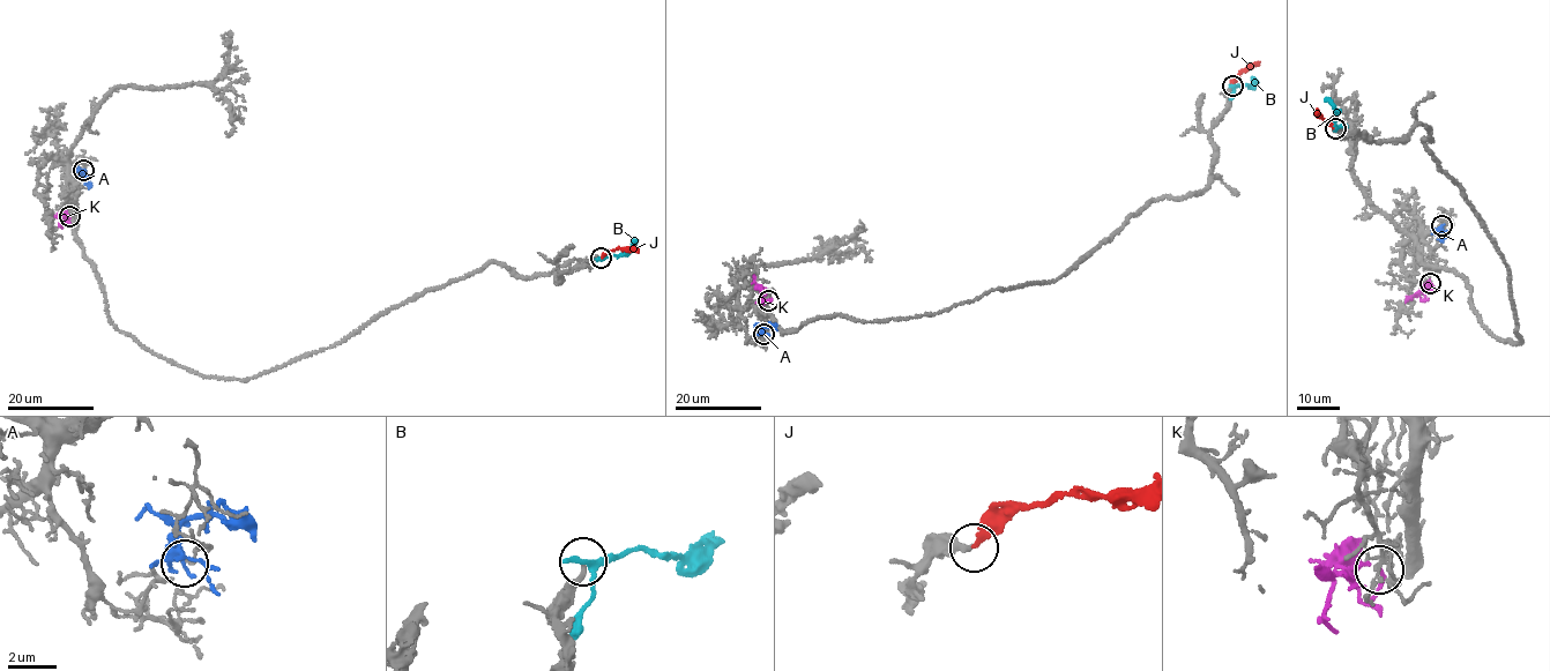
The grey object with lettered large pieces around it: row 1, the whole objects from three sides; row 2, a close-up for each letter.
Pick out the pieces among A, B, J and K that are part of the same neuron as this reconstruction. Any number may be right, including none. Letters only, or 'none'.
J

